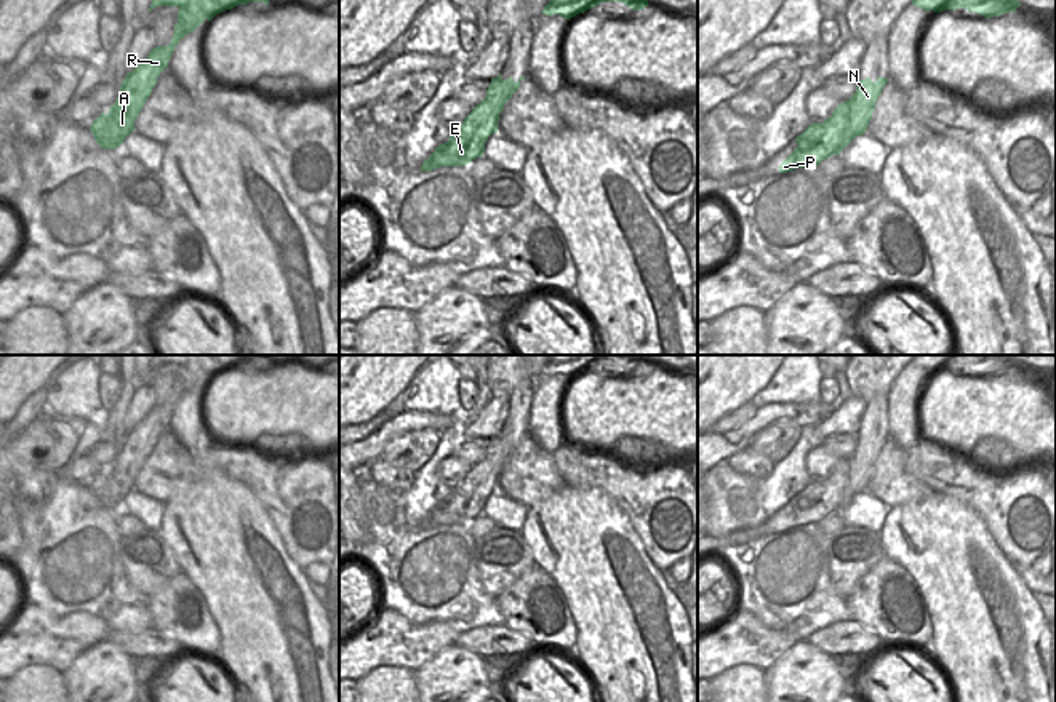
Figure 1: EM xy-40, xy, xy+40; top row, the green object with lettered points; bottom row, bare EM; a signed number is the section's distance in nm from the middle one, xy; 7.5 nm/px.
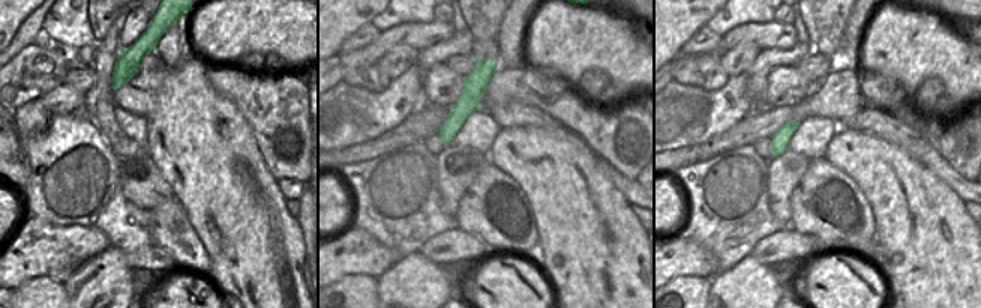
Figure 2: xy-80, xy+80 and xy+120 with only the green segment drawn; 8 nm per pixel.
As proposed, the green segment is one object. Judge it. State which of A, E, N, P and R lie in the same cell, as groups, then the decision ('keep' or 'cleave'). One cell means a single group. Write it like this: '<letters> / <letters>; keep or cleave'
A E P R / N; cleave

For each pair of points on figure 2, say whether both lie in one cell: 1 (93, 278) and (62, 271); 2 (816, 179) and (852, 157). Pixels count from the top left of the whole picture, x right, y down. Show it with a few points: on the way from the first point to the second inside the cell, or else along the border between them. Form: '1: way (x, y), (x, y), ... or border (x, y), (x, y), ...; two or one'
1: border (99, 253), (87, 259), (63, 283); two
2: border (824, 157), (839, 167), (861, 191); two

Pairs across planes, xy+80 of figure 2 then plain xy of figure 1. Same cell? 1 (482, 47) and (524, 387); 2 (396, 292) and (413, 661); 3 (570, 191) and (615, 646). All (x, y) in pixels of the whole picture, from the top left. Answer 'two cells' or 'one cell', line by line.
1: one cell
2: two cells
3: one cell

